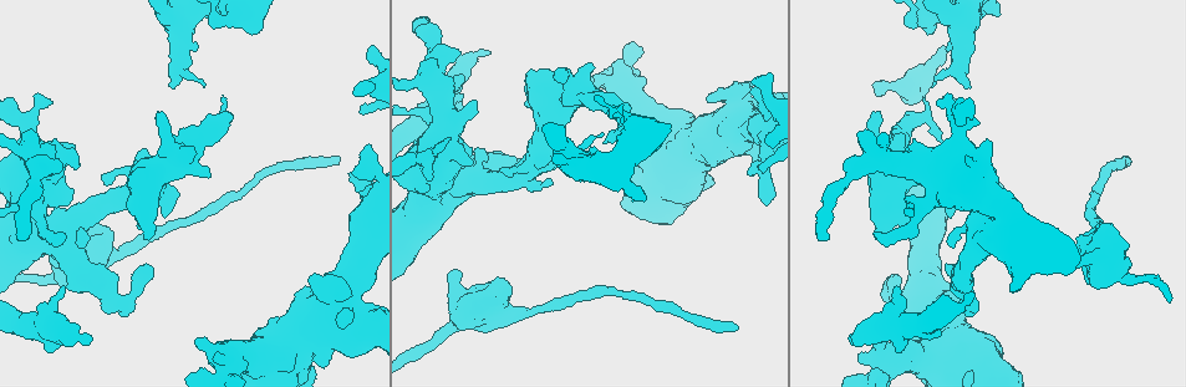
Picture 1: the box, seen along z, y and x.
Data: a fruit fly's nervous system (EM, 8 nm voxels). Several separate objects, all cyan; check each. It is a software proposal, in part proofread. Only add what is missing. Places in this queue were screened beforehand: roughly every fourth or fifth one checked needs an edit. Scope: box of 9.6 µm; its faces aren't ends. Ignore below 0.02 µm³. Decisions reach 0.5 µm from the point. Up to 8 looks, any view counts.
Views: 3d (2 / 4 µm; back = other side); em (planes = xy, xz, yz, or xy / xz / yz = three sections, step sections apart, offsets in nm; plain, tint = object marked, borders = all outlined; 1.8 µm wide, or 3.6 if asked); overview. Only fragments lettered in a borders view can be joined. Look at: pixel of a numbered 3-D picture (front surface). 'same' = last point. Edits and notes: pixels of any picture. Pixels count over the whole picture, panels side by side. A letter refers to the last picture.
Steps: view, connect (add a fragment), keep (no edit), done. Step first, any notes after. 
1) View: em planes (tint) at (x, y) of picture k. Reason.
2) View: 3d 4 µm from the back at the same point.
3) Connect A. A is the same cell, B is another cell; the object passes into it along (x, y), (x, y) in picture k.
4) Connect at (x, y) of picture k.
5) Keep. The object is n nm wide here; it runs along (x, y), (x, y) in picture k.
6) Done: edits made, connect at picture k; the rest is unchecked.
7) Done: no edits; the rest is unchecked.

View: 3d 4 µm at (475, 112) of picture 1. Stops while still wide.

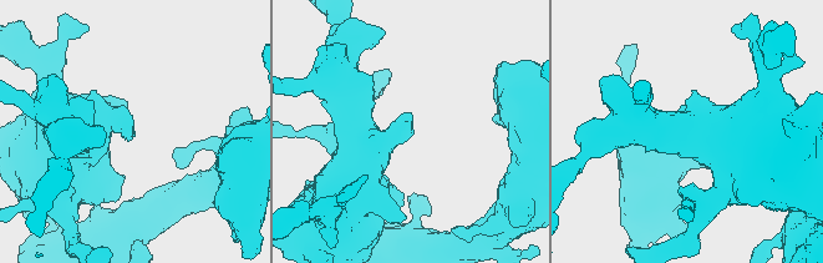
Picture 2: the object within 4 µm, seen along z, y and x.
View: em planes (plain) at (404, 131) of picture 2. Now the EM.

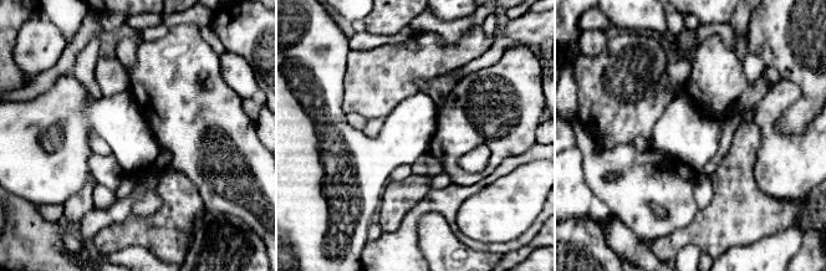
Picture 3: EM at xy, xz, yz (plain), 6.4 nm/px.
View: em planes (borders) at the same point.

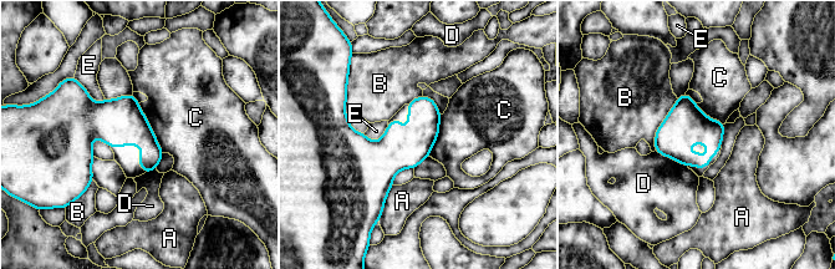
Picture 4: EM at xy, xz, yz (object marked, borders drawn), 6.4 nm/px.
Keep. The longest contact is with B, 360 nm; A, B, C, D and E are other cells; a border runs along (138, 103), (163, 152) in picture 4; no lettered fragment goes on from it.

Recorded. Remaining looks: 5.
View: 3d 2 µm from the back at (851, 342) of picture 1. Branch stops here.

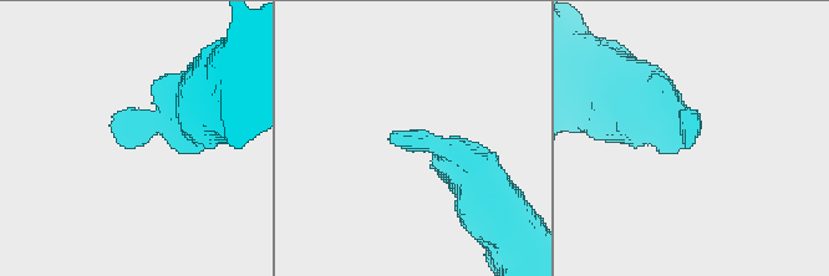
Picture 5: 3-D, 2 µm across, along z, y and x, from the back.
View: em 3.6 µm planes (borders) at (685, 141) of picture 5.

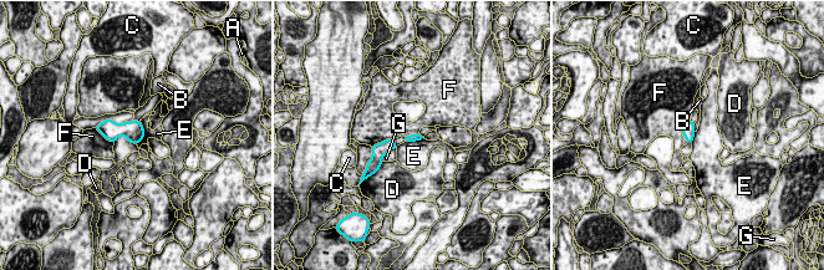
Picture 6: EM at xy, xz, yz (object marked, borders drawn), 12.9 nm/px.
Keep. A, B, C, D, E, F and G are other cells; a border runs along (140, 121), (143, 137), (135, 143) in picture 6; no lettered fragment goes on from it.

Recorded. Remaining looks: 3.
View: em planes (borders) at (338, 156) of picture 1. End of a long branch.

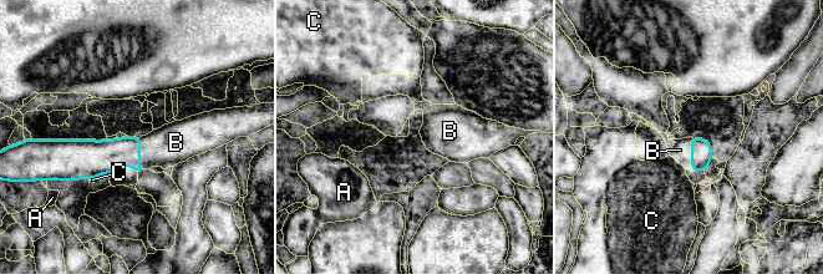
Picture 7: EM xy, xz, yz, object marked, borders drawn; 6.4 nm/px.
Connect B. B is the same cell, A and C are other cells; the object passes into it along (101, 157), (140, 153), (176, 142) in picture 7; it goes on there.

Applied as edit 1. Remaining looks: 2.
Done: edits made, connect at picture 7; the rest is unchecked.

